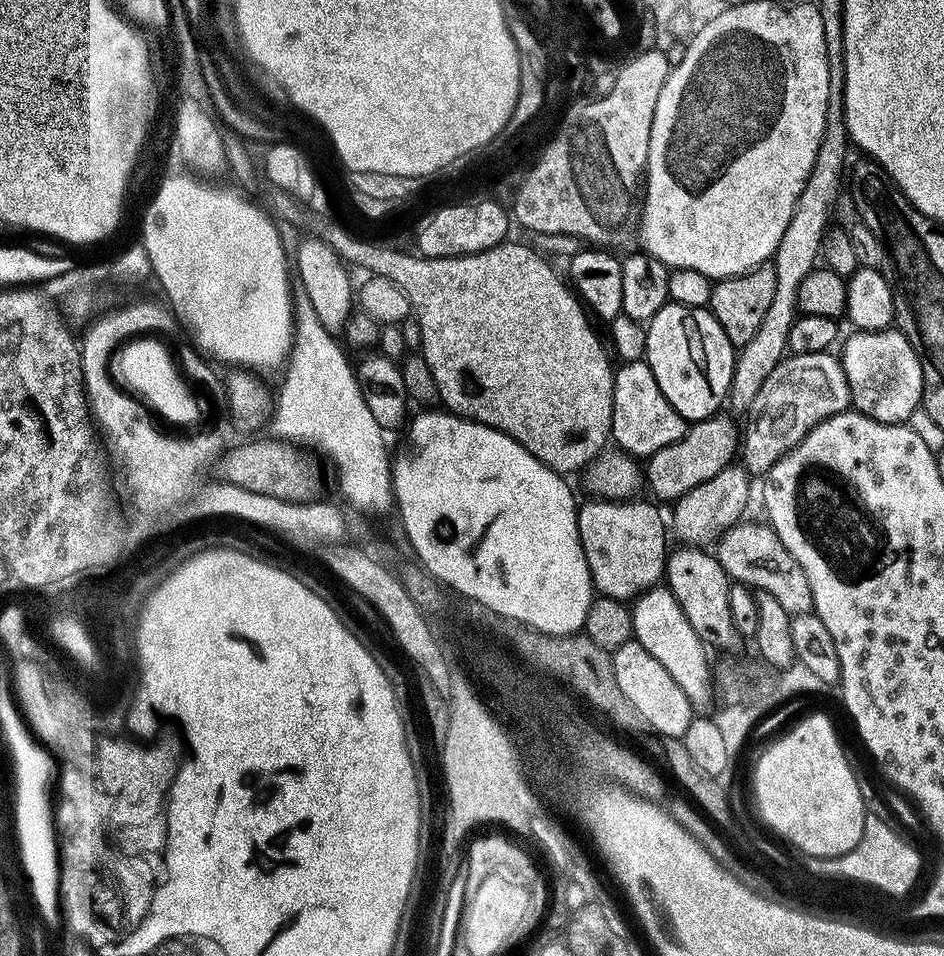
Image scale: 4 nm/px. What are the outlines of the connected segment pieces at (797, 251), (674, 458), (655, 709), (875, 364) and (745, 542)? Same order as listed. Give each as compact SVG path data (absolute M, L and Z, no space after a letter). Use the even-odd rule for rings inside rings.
M833 98L828 101L824 137L818 146L818 154L814 158L810 178L806 178L802 186L802 194L798 194L798 202L794 202L794 214L786 226L786 234L782 234L782 242L778 242L778 250L774 257L778 274L774 302L770 302L770 310L766 310L766 318L762 318L762 326L758 326L758 334L754 334L754 338L750 338L750 342L743 344L736 354L732 388L728 391L728 400L736 408L742 408L742 410L750 408L767 375L786 356L790 326L796 321L798 315L796 299L800 283L802 278L806 278L806 274L810 274L813 268L817 267L822 243L829 229L828 219L832 216L832 207L835 206L836 198L840 194L840 171L848 160L848 148L850 149L850 141L844 121L844 101Z
M724 415L707 416L704 420L695 421L684 436L678 438L678 442L674 442L670 446L658 450L654 455L647 457L646 488L649 488L657 496L657 498L655 497L657 501L669 500L669 502L675 502L681 500L687 492L694 490L694 486L702 486L702 482L714 478L714 474L718 474L723 468L729 467L733 463L732 455L735 457L738 452L738 430L736 434L735 422Z
M631 638L621 648L612 652L614 678L618 678L618 686L622 686L622 694L630 698L630 706L638 710L638 714L650 729L653 728L661 738L682 738L686 734L686 726L694 719L691 702L682 694L682 686L670 678L670 674L657 662L646 646Z
M856 330L851 334L853 336L844 344L844 353L840 352L838 356L845 370L846 382L849 383L851 407L863 416L869 416L883 424L902 424L911 421L912 415L918 411L924 399L924 379L918 354L910 346L910 342L898 330L882 332Z
M737 522L727 528L714 544L714 555L726 570L729 581L745 584L757 592L774 594L774 598L778 598L779 604L782 605L782 610L786 610L791 617L811 612L810 582L806 582L806 574L803 573L802 566L798 566L790 550L782 546L772 525L767 522L744 523Z

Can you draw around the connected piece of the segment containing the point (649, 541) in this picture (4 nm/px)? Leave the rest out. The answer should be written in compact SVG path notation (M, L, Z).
M588 498L585 504L583 501L576 509L576 525L582 542L582 550L586 554L588 569L592 575L592 586L601 597L632 602L641 592L657 587L665 579L666 549L669 547L667 546L669 533L666 531L666 520L665 517L664 520L660 517L655 503L647 504L646 501L640 499Z

